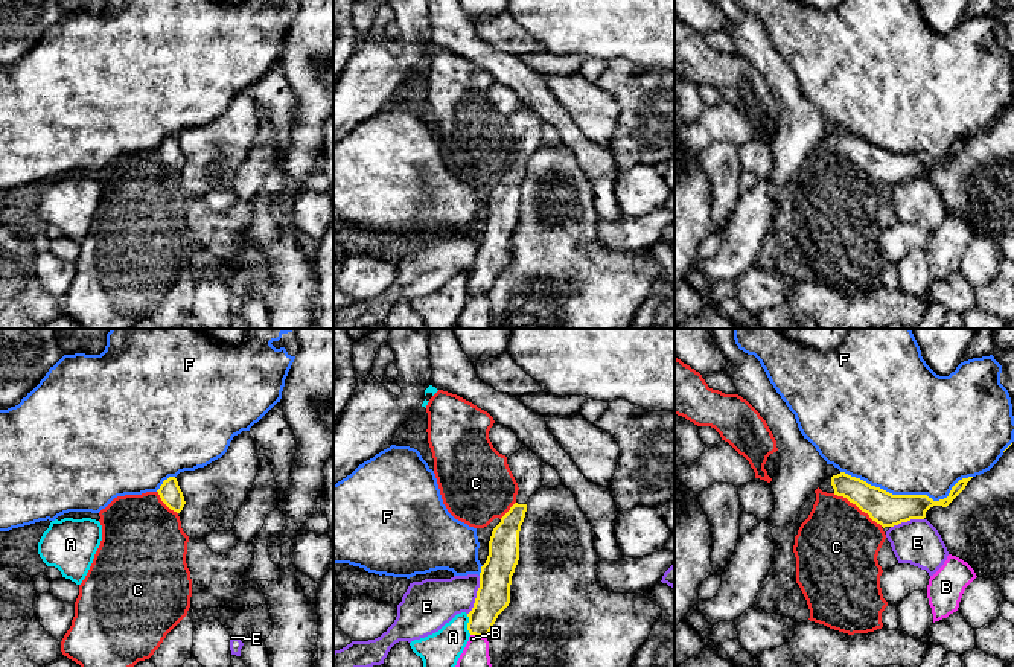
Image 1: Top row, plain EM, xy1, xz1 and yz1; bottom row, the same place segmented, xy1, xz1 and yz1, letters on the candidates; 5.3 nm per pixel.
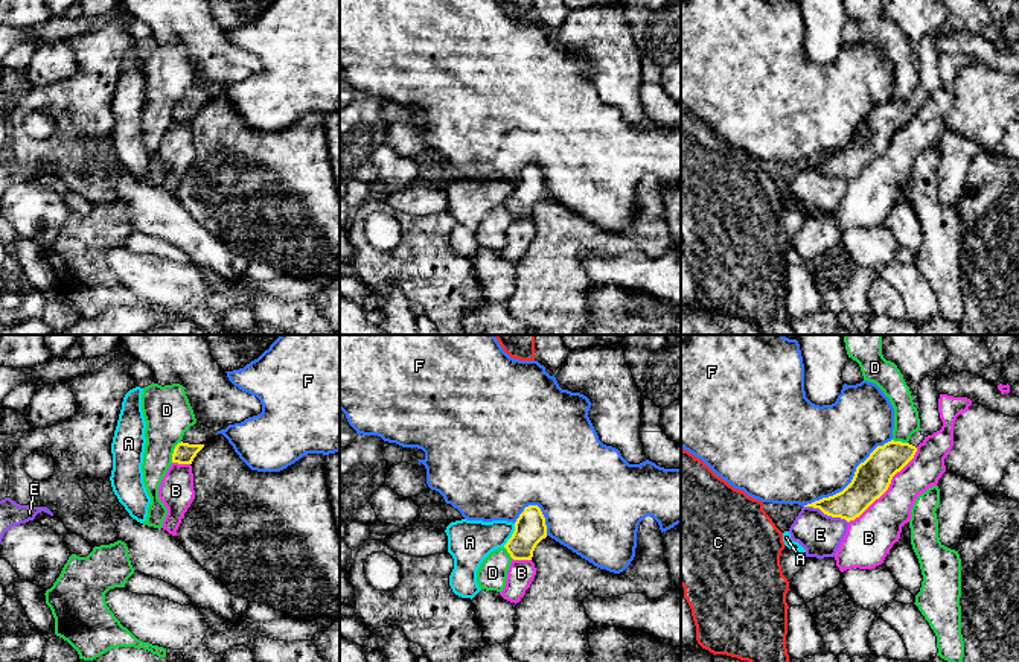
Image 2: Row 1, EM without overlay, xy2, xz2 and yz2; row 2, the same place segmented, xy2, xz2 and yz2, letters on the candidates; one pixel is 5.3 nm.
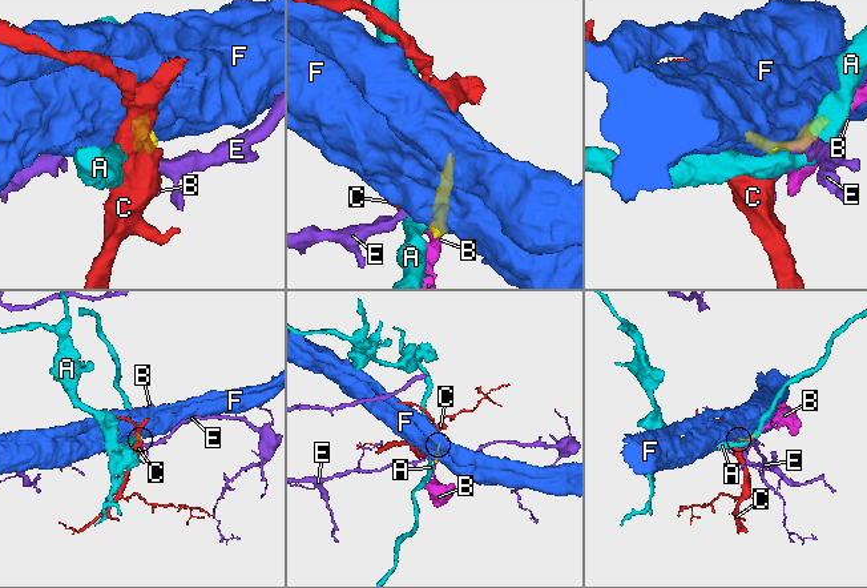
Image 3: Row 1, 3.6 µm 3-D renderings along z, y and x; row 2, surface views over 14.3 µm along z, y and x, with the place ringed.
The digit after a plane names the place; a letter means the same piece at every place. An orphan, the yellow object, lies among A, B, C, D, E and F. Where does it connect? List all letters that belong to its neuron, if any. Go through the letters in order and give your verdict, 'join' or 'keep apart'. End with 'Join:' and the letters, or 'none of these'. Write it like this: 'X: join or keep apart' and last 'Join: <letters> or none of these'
A: keep apart
B: keep apart
C: keep apart
D: keep apart
E: keep apart
F: keep apart
Join: none of these

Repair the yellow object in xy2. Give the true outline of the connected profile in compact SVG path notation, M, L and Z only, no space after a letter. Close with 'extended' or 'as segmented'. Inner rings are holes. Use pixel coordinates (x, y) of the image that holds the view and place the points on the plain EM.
M195 82L190 85L183 99L175 105L172 113L172 122L192 123L196 113L215 96L215 90L204 84Z; extended

